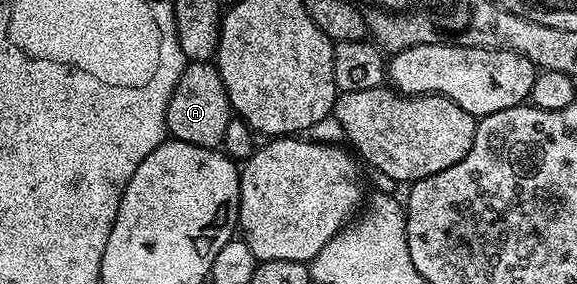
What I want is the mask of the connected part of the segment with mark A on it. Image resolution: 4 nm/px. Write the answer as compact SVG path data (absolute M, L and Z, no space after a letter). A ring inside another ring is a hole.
M211 62L188 63L169 98L168 133L174 139L193 146L218 149L225 138L225 126L229 126L232 119L231 103L218 68Z

